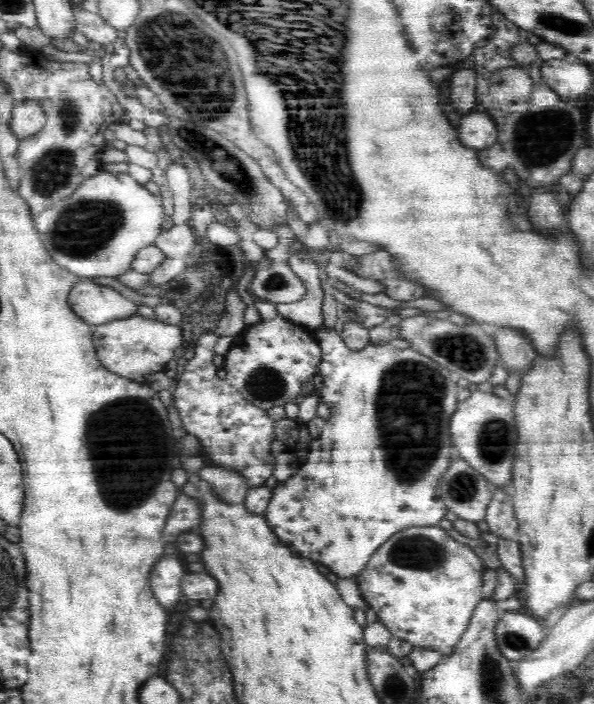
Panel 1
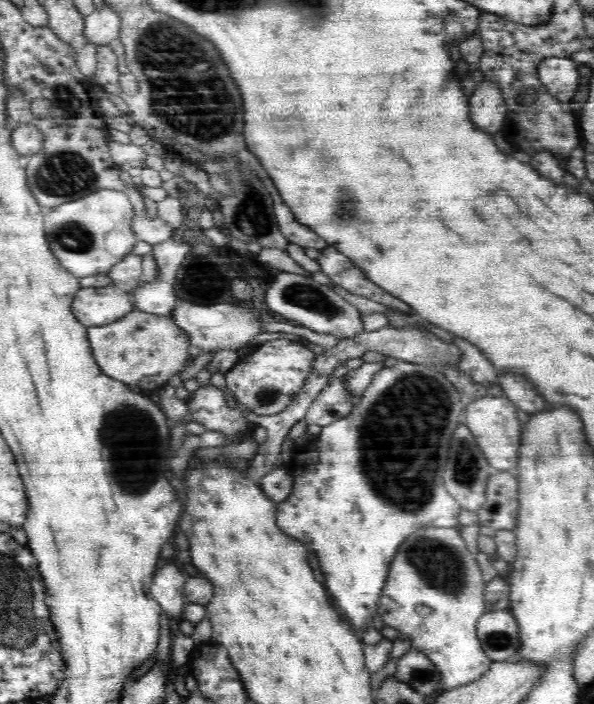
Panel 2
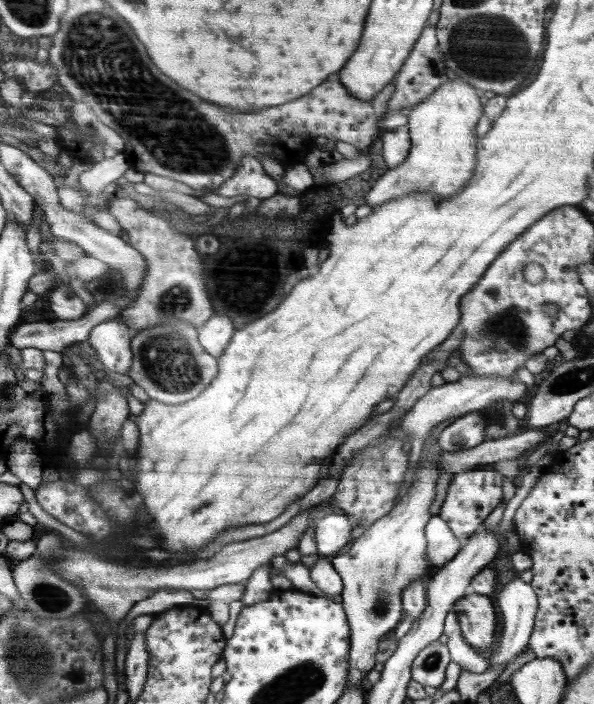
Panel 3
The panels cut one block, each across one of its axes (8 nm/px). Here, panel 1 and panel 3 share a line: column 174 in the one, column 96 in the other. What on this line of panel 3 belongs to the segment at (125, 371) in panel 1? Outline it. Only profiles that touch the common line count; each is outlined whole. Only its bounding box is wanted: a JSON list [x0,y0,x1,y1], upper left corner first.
[88,318,133,374]

